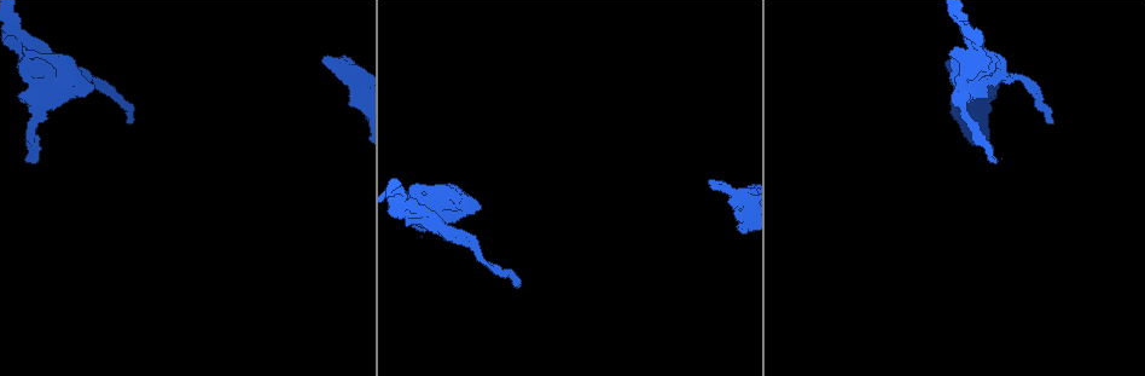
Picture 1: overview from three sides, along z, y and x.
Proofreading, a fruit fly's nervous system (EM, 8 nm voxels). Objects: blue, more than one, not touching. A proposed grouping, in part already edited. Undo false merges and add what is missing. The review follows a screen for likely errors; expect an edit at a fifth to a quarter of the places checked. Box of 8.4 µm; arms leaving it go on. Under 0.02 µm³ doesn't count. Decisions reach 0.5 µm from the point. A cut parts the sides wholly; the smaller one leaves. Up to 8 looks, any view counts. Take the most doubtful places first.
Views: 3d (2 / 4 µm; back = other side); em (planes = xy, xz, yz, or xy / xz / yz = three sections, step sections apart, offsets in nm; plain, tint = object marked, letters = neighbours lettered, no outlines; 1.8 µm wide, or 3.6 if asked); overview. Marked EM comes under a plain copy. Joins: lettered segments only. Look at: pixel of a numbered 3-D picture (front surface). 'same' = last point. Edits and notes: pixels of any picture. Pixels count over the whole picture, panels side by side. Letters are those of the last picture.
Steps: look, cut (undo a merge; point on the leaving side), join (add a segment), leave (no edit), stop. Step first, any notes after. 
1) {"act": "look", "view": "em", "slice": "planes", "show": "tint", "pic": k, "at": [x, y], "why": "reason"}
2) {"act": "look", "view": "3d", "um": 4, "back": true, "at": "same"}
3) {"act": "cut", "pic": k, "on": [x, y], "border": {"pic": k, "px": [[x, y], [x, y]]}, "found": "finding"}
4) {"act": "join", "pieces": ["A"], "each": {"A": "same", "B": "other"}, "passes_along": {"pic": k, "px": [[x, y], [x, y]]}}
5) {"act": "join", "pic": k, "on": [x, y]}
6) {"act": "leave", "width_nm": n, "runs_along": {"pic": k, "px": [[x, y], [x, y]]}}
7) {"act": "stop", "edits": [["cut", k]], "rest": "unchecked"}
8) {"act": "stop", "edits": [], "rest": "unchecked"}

{"act": "look", "view": "3d", "um": 4, "pic": 1, "at": [396, 202], "why": "sudden change in width"}

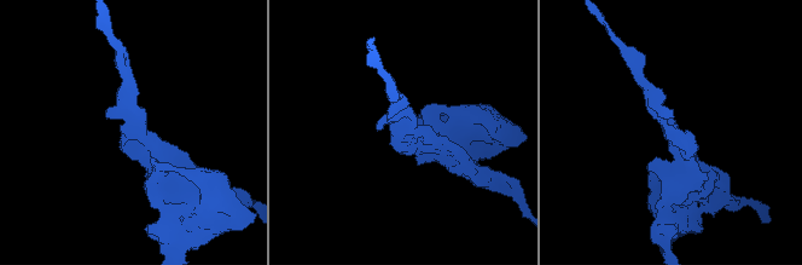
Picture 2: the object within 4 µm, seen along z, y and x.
{"act": "look", "view": "em", "slice": "xz", "step": 4, "show": "letters", "pic": 2, "at": [132, 134]}

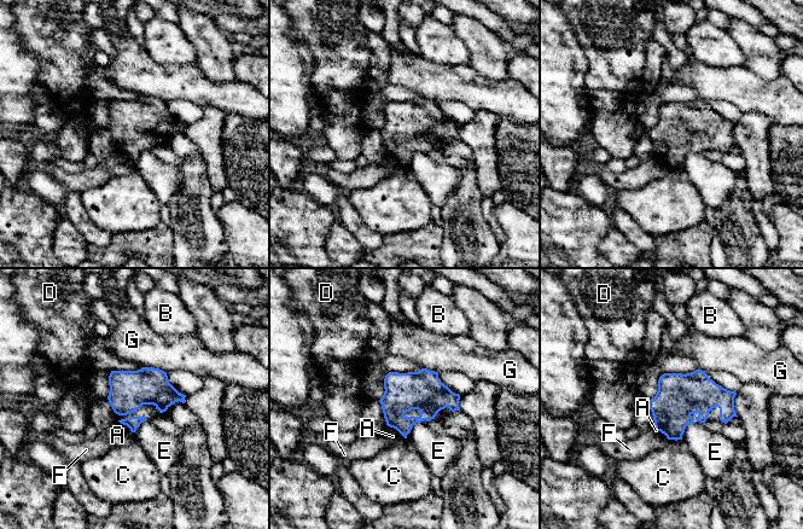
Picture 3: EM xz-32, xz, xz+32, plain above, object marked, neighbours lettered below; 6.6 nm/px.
{"act": "leave", "longest_contact_nm": ["G", 170], "each": {"A": "other", "B": "other", "C": "other", "D": "other", "E": "other", "F": "other", "G": "other"}, "border": {"pic": 3, "px": [[420, 422], [413, 425], [406, 437]]}, "found": "continuous, no second cell"}

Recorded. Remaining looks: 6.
{"act": "look", "view": "em", "slice": "planes", "show": "letters", "pic": 1, "at": [519, 285], "why": "end of a long branch"}

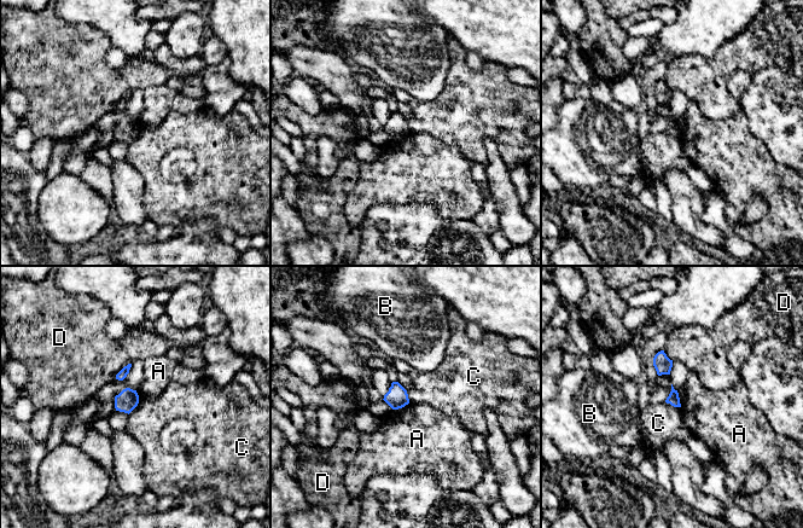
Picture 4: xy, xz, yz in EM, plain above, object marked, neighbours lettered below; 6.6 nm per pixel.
{"act": "leave", "each": {"A": "other", "B": "other", "C": "other", "D": "other"}, "border": {"pic": 4, "px": [[139, 399], [139, 402], [128, 413]]}, "found": "none of them fits"}

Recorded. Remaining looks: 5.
{"act": "look", "view": "em", "slice": "planes", "show": "letters", "pic": 1, "at": [348, 69]}

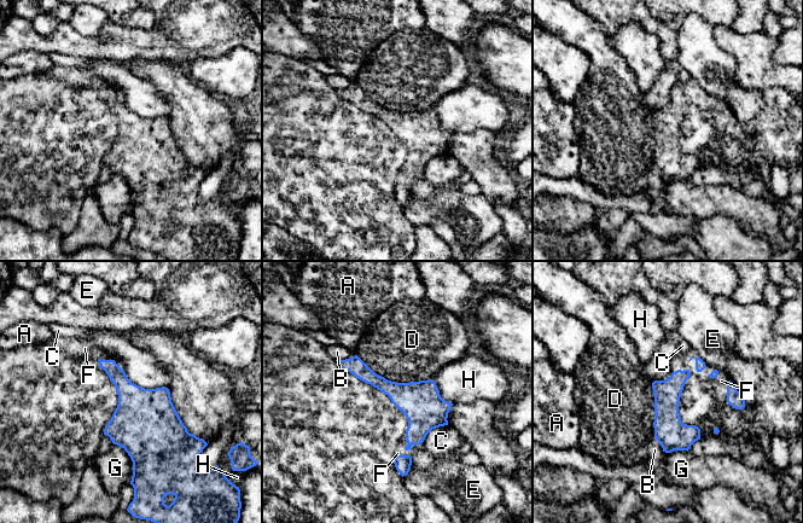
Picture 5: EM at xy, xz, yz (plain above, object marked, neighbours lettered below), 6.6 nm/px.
{"act": "join", "pieces": ["F"], "each": {"A": "other", "B": "other", "C": "other", "D": "other", "E": "other", "F": "same", "G": "other", "H": "other"}, "found": "the cell continues"}

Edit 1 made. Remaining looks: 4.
{"act": "look", "view": "3d", "um": 2, "pic": 1, "at": [40, 111], "why": "sudden change in width"}

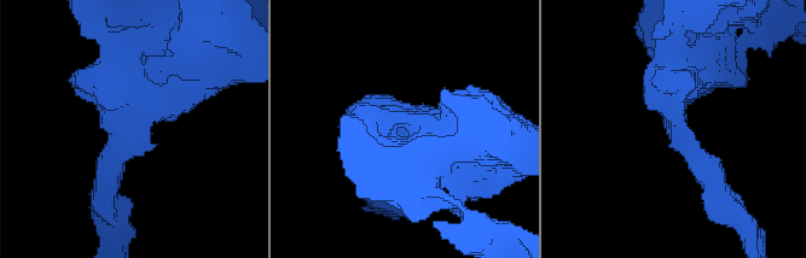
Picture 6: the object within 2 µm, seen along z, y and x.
{"act": "look", "view": "em", "slice": "planes", "show": "tint", "pic": 6, "at": [675, 119], "arm_widths_nm": [220, 550], "why": "need the tissue"}

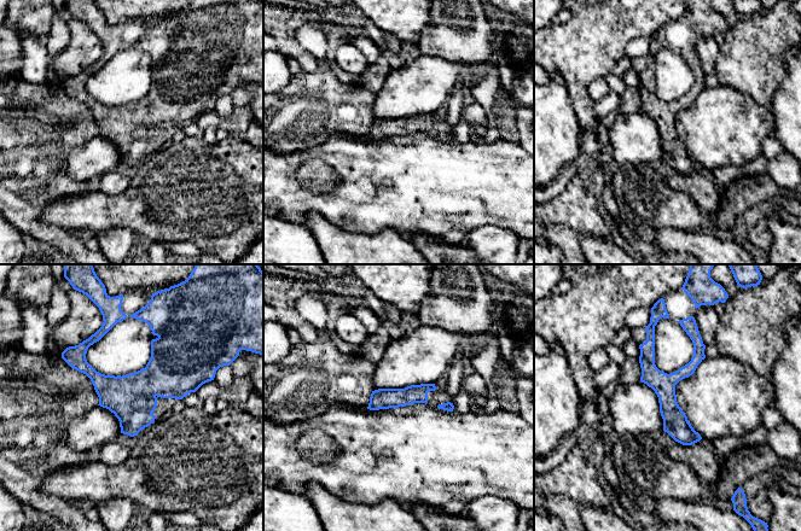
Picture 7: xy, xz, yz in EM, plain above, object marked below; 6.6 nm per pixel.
{"act": "look", "view": "em", "slice": "planes", "show": "letters", "at": "same", "why": "what lies round it"}

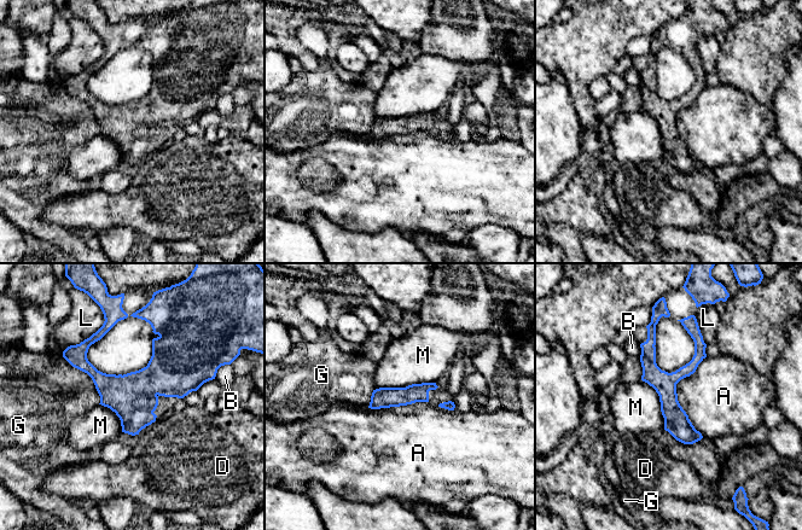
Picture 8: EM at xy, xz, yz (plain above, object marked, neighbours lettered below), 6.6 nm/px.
{"act": "leave", "each": {"A": "other", "B": "other", "D": "other", "G": "other", "L": "other", "M": "other"}, "border": {"pic": 8, "px": [[705, 356], [676, 384], [703, 436]]}, "found": "one cell here"}

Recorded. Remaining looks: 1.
{"act": "stop", "edits": [["join", 5]], "rest": "unchecked"}

